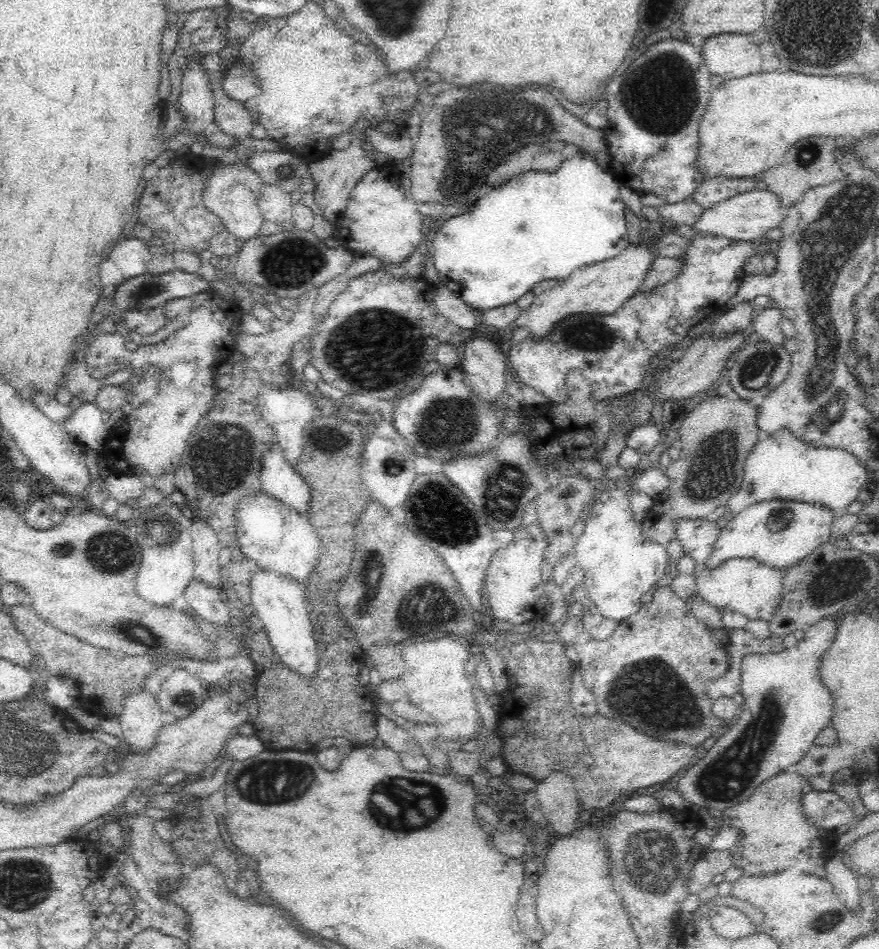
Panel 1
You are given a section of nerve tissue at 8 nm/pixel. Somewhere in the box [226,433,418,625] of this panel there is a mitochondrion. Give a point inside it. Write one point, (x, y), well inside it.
(393, 467)

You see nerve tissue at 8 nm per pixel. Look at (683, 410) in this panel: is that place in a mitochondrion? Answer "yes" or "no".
no

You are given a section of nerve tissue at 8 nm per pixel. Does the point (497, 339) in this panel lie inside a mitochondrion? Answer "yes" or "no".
no

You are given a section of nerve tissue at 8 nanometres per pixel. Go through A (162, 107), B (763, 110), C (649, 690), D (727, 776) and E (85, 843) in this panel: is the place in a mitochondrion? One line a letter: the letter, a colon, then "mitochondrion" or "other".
A: other
B: other
C: mitochondrion
D: mitochondrion
E: other

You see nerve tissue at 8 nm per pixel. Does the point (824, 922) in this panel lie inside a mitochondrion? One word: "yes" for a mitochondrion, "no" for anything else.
yes

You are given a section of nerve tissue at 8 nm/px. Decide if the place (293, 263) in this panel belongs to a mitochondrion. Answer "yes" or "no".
yes

